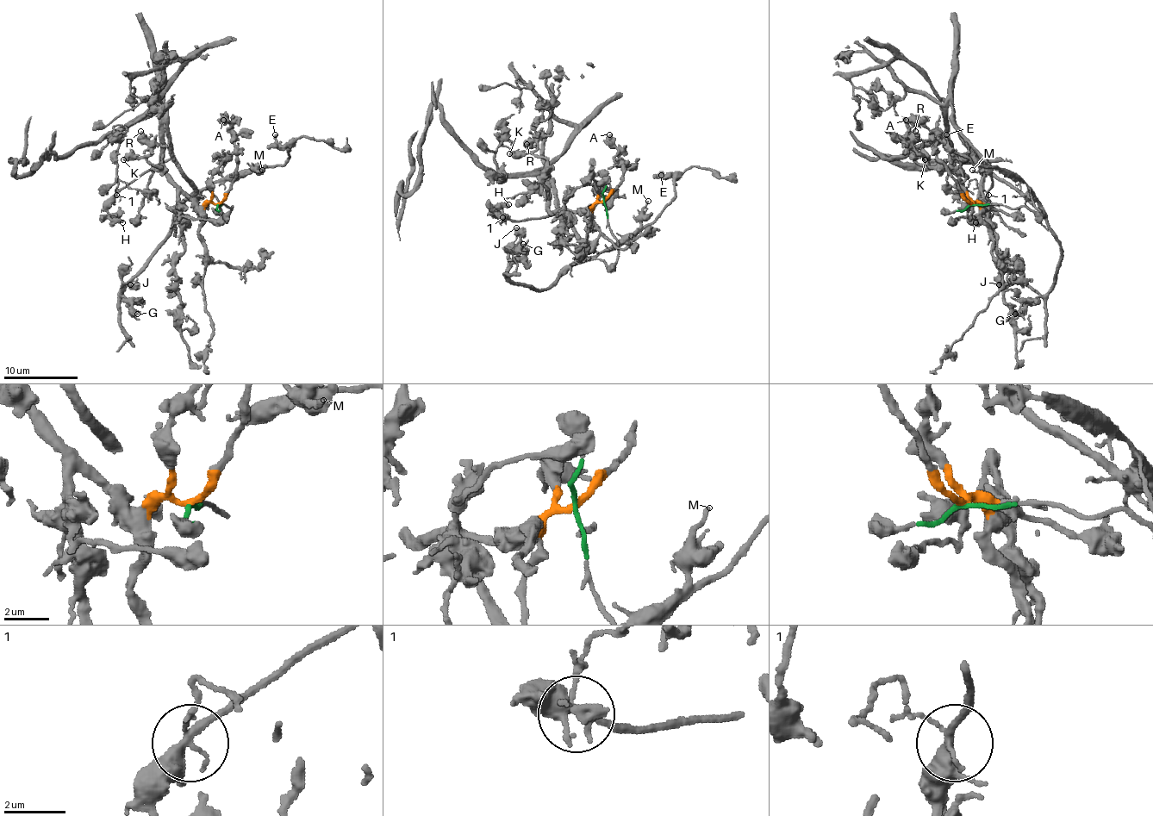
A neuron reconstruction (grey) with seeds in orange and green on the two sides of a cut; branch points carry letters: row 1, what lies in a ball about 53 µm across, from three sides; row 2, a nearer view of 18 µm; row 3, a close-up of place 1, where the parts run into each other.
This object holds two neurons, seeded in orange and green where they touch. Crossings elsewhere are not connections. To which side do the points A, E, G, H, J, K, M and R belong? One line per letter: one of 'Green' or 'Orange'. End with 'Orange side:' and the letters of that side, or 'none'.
A: Orange
E: Green
G: Green
H: Green
J: Green
K: Orange
M: Green
R: Orange
Orange side: A, K, R

